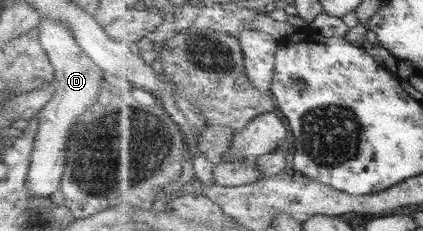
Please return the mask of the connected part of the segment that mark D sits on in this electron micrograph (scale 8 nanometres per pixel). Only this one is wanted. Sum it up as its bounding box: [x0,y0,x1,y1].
[25,16,101,197]

